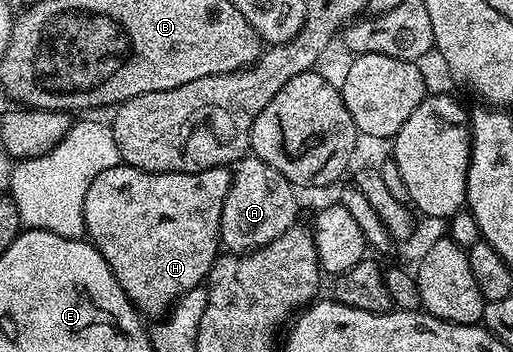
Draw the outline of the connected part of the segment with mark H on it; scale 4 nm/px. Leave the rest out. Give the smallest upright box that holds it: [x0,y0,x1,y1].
[85,162,232,317]

